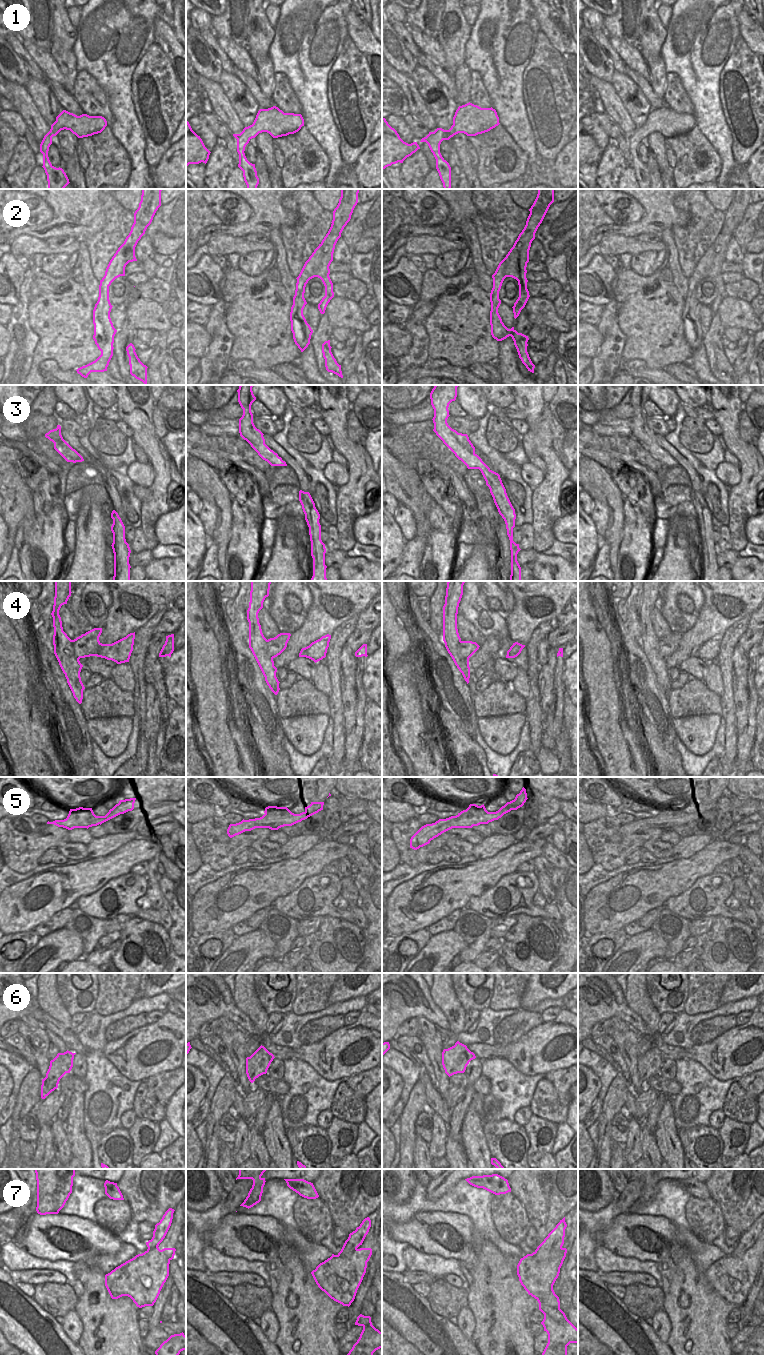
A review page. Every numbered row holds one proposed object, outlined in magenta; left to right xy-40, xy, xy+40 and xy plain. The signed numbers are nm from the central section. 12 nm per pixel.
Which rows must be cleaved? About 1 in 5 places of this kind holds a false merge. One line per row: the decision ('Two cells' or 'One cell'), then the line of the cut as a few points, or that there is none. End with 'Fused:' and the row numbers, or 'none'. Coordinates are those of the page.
1: One cell. No split
2: Two cells. Split along xy (321, 244), (323, 253), (316, 276)
3: One cell. No split
4: Two cells. Split along xy+40 (460, 641), (459, 653), (468, 659)
5: One cell. No split
6: One cell. No split
7: Two cells. Split along xy+40 (559, 1268), (552, 1287), (541, 1295), (543, 1306), (539, 1308)
Fused: 2, 4, 7.

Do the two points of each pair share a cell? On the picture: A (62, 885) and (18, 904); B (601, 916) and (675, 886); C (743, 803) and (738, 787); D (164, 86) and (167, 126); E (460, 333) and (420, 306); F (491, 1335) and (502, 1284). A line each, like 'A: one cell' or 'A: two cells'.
A: one cell
B: one cell
C: two cells
D: one cell
E: two cells
F: one cell

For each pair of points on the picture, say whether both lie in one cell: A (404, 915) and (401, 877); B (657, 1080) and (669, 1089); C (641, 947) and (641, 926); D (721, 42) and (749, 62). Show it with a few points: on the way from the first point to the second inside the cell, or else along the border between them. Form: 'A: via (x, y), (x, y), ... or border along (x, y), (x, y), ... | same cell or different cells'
A: border along (422, 872), (398, 884), (392, 891) | different cells
B: via (660, 1083), (666, 1086) | same cell
C: border along (650, 928), (628, 937) | different cells
D: border along (740, 36), (721, 71) | different cells

